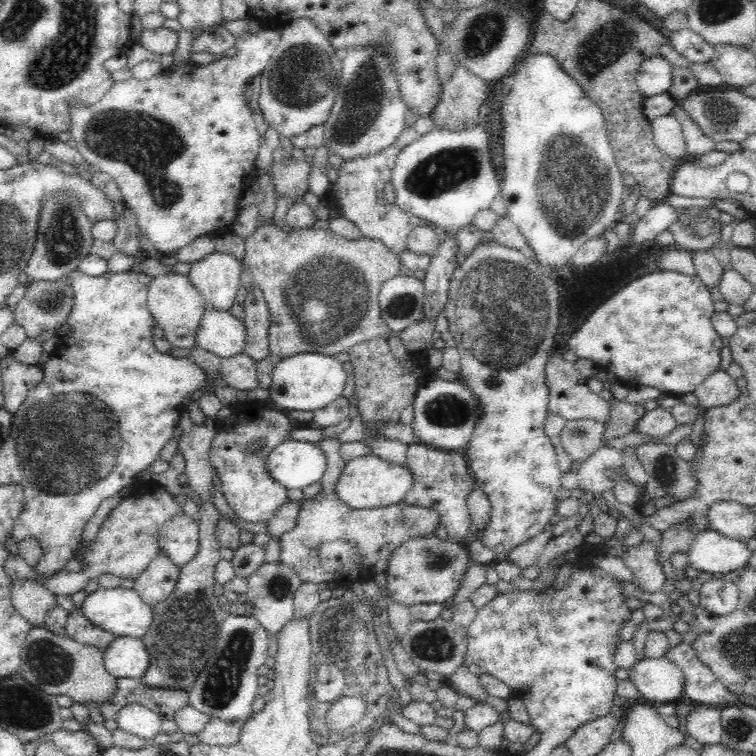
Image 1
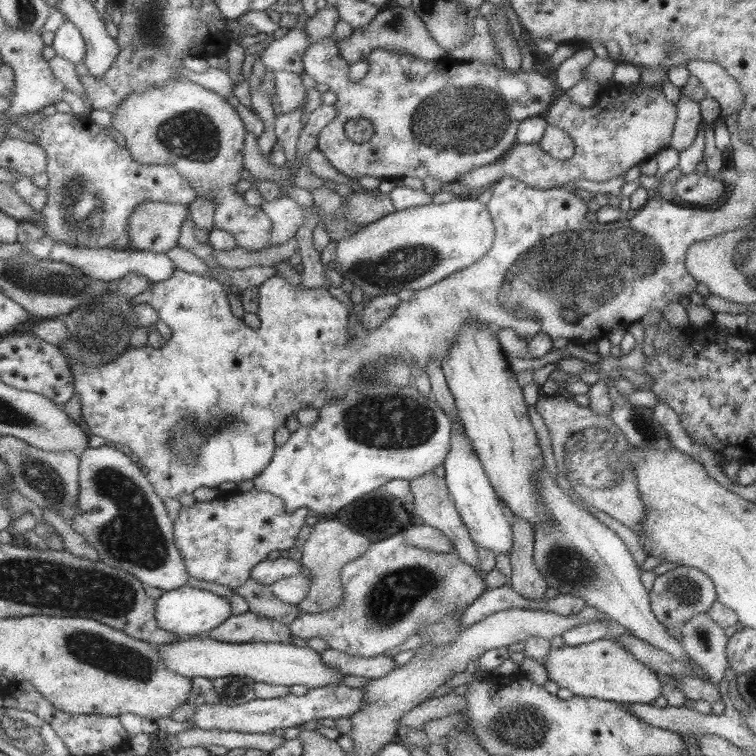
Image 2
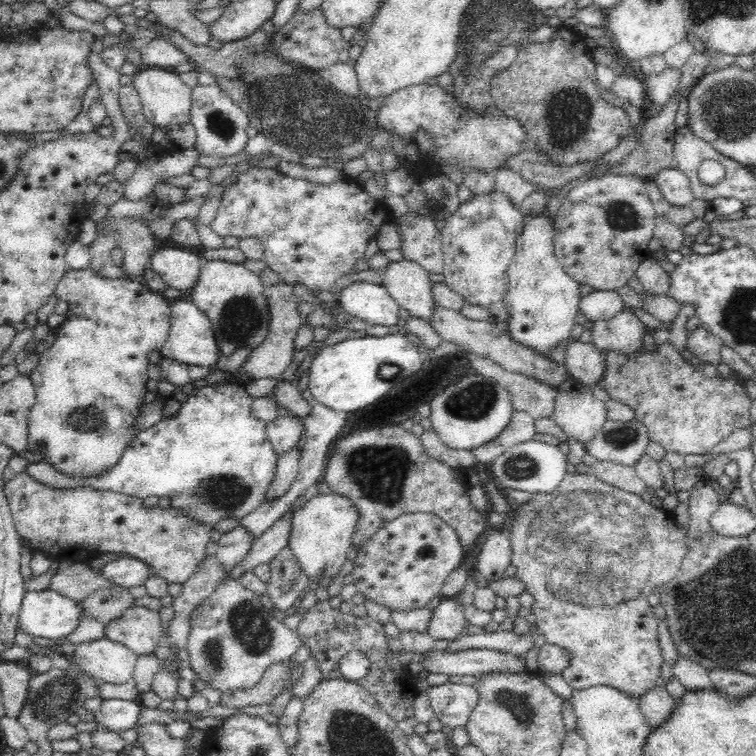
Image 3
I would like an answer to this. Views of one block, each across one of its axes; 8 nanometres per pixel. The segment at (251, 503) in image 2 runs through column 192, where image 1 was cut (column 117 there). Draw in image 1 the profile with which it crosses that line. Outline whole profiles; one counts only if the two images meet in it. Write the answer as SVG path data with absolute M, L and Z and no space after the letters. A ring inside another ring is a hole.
M152 483L136 484L136 488L123 497L119 504L111 510L109 515L100 524L96 538L87 547L80 543L75 550L75 556L84 560L84 567L79 572L65 569L57 570L53 577L40 579L38 571L31 567L19 554L10 554L4 561L4 571L12 580L26 580L29 578L39 582L42 587L50 590L54 595L73 595L85 589L90 579L98 579L100 574L114 574L118 578L138 578L142 570L146 570L160 552L157 538L159 530L174 514L182 514L182 504L176 502L174 495L166 491L163 486Z

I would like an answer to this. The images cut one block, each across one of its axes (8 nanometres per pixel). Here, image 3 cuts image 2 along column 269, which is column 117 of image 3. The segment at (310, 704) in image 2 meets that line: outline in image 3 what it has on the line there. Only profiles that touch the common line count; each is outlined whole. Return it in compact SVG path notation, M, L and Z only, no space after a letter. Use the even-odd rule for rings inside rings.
M110 698L103 699L94 716L101 728L121 734L136 726L141 710L142 706L138 701Z

